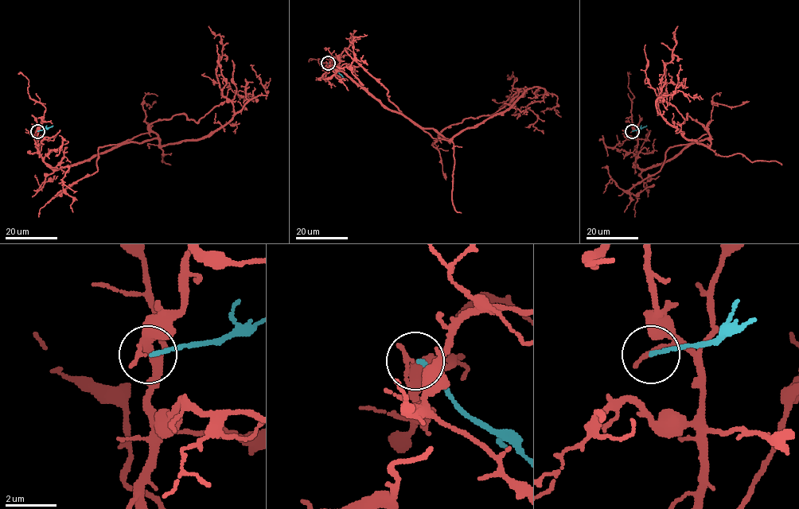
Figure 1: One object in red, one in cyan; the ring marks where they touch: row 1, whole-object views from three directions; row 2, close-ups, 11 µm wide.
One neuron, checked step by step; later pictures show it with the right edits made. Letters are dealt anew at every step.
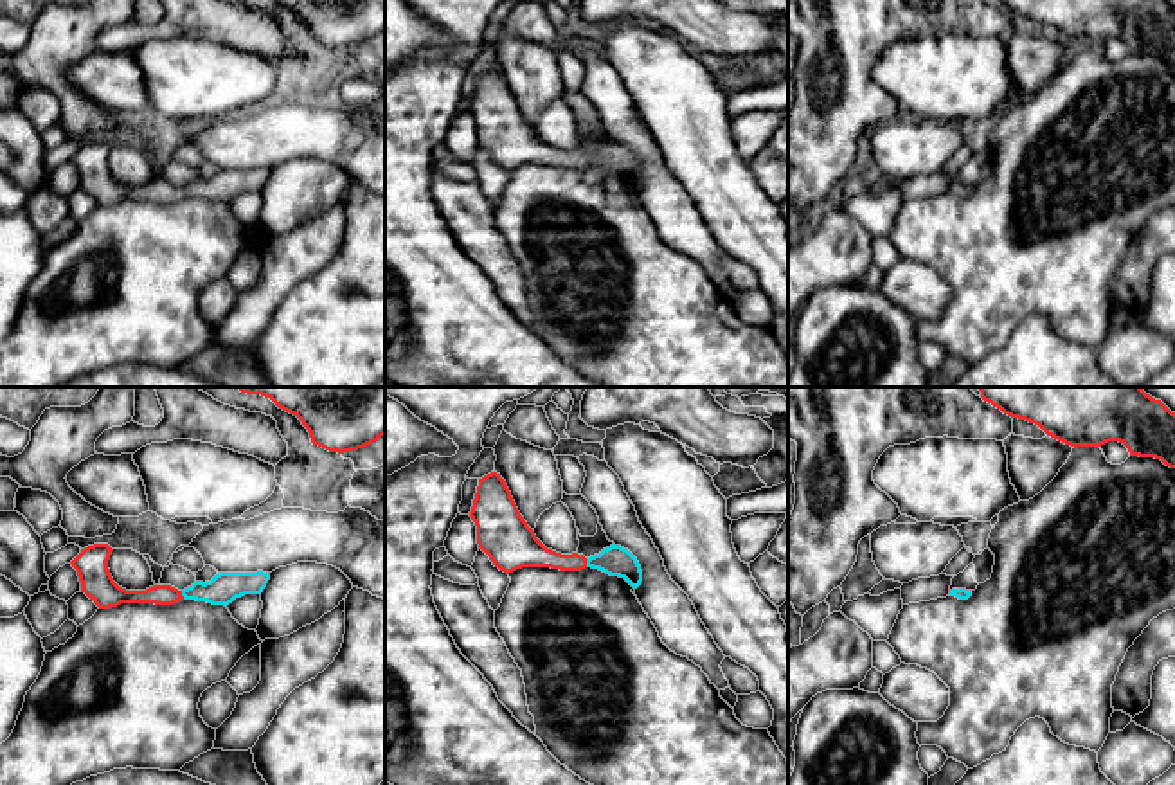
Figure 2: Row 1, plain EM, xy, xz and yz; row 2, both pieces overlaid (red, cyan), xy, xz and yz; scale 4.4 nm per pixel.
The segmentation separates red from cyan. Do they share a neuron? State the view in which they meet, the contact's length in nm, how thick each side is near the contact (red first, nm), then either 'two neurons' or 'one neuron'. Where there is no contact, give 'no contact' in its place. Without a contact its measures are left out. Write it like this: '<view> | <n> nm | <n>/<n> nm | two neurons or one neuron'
xy | 40 nm | 100/140 nm | one neuron

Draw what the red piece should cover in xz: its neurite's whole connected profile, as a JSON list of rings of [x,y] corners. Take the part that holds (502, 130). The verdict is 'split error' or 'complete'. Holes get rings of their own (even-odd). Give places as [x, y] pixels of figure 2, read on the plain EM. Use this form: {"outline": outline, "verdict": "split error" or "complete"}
{"outline": [[[491,68],[479,76],[470,108],[477,122],[477,140],[495,164],[513,169],[522,164],[551,164],[560,167],[599,166],[624,175],[632,184],[642,178],[637,155],[624,144],[612,140],[599,151],[561,151],[547,146],[520,112],[511,88],[500,70]]], "verdict": "split error"}

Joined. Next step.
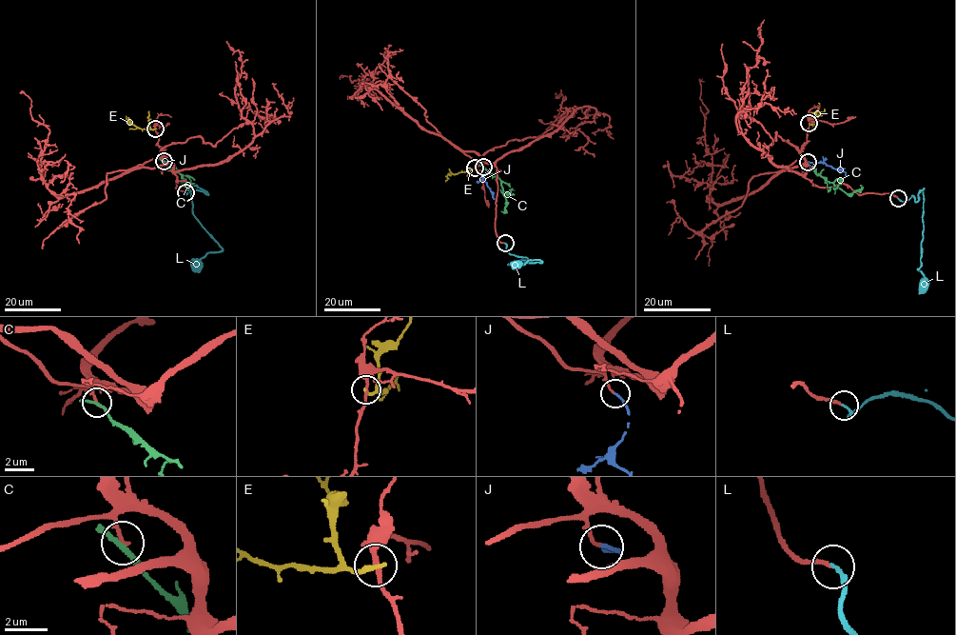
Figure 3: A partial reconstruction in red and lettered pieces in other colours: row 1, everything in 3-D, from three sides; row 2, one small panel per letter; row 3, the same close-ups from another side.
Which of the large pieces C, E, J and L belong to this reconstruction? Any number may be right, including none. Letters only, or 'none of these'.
J, L

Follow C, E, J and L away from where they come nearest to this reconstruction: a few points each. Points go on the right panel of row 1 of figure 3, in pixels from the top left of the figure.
C: (807, 162), (817, 174), (848, 193), (862, 189), (860, 185)
E: (809, 124), (813, 124), (825, 109)
J: (808, 162), (824, 162), (848, 176)
L: (898, 199), (907, 201), (911, 196), (916, 201), (918, 193), (924, 188), (918, 268), (925, 278), (922, 293)

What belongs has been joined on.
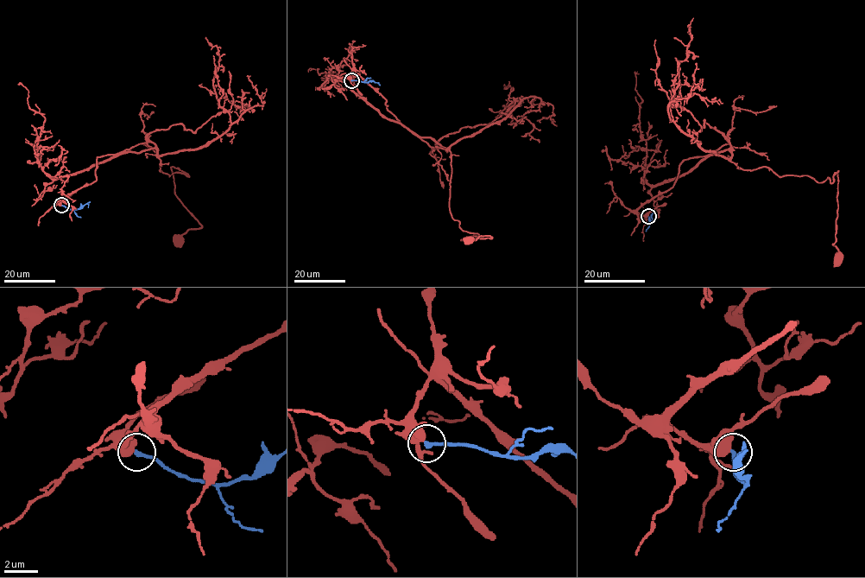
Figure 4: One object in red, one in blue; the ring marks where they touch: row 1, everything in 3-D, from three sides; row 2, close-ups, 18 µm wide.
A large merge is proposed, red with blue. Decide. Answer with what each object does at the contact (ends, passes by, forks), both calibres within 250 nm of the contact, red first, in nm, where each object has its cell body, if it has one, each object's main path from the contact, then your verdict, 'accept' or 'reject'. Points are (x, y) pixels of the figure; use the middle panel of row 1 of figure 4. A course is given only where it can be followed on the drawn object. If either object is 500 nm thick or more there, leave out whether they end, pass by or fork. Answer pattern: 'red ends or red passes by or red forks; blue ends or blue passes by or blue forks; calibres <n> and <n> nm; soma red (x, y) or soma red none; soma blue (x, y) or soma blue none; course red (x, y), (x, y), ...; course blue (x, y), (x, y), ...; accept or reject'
calibres 600 and 200 nm; soma red (468, 240); soma blue none; course red (351, 79), (353, 70), (402, 124), (450, 150), (450, 212), (478, 234), (461, 239), (492, 238), (468, 238); course blue (351, 80), (377, 83); accept

